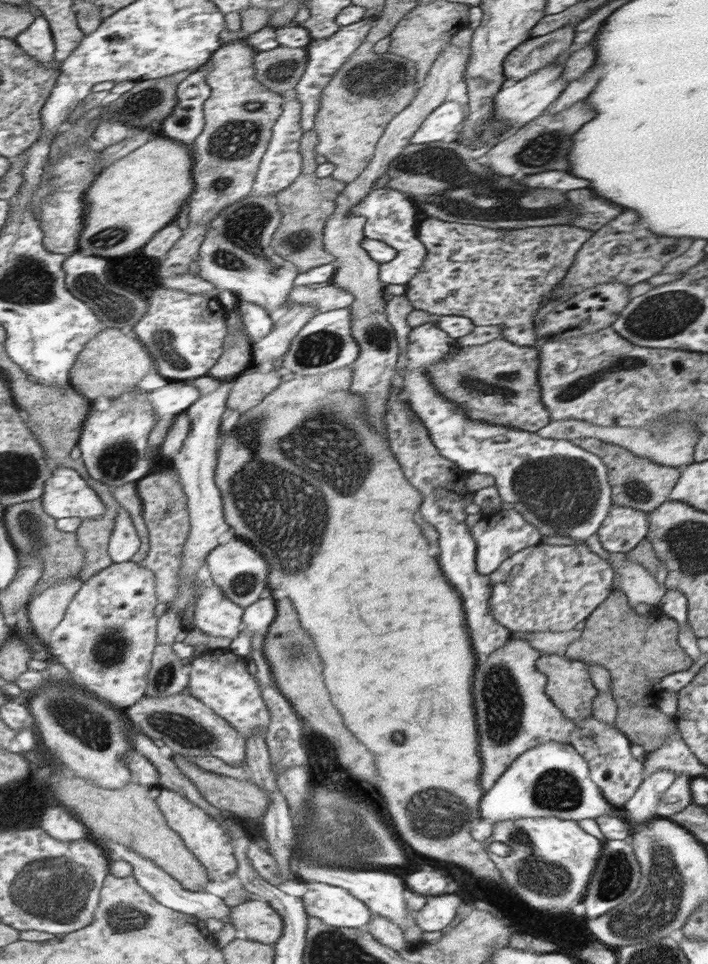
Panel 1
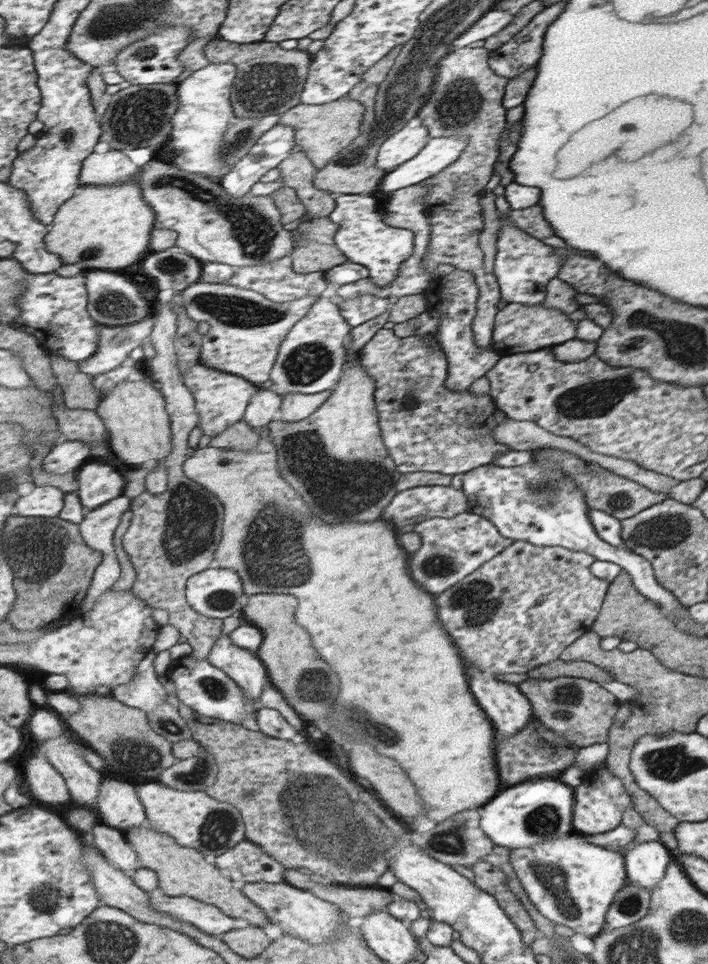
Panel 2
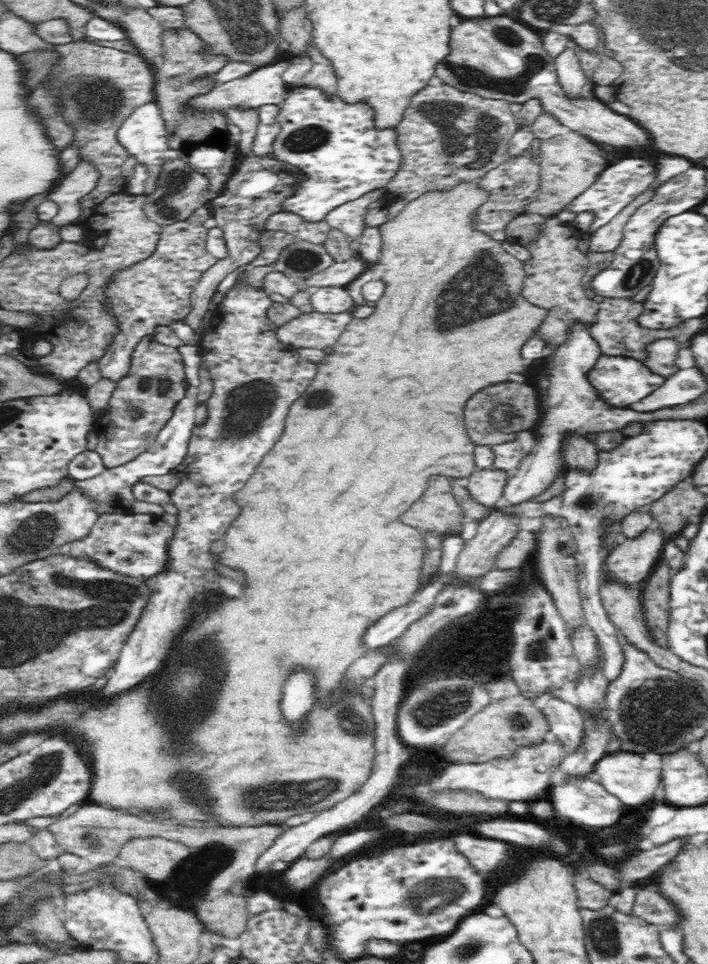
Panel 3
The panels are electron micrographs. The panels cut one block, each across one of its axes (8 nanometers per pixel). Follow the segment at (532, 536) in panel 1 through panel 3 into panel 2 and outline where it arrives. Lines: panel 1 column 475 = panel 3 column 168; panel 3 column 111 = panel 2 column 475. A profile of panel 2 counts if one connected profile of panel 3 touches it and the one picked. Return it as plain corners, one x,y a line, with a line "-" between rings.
472,512
451,518
426,519
414,524
412,531
421,536
421,546
409,556
409,574
413,574
417,584
431,594
444,592
513,543
511,538
501,535
492,522

